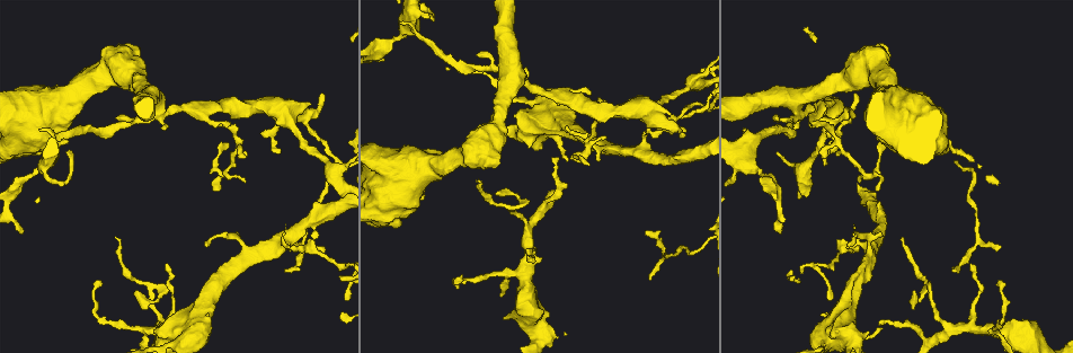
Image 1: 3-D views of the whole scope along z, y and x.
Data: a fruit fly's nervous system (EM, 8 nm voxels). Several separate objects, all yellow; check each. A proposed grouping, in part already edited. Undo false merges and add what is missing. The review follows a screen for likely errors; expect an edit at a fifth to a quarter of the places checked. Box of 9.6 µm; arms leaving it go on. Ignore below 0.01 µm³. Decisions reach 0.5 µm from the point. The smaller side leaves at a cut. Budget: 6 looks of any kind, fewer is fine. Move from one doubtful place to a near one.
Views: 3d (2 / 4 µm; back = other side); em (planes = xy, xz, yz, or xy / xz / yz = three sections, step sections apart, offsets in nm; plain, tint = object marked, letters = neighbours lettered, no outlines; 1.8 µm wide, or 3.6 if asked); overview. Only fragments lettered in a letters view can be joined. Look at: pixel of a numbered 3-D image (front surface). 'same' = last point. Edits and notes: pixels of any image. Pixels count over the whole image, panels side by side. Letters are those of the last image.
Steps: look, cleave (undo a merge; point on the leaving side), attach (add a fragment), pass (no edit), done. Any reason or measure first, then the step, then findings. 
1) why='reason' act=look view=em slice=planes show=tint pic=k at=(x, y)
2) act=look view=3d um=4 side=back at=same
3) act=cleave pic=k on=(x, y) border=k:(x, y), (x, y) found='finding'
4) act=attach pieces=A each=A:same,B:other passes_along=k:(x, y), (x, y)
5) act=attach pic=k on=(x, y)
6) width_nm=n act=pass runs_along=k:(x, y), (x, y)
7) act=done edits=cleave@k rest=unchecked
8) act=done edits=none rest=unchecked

why='a fork' act=look view=em um=3.6 slice=xz step=8 show=tint pic=1 at=(692, 81)

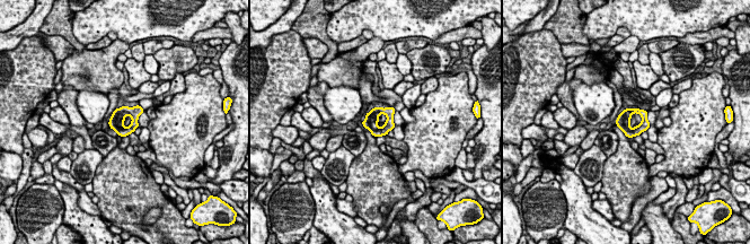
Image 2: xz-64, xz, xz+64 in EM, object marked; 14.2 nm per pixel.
act=look view=em um=3.6 slice=planes show=letters at=same

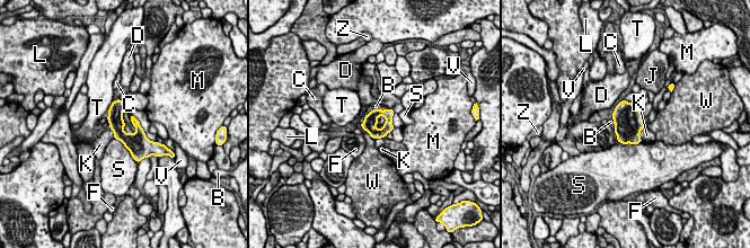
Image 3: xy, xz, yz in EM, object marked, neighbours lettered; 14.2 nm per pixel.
width_nm=220 act=pass each=B:other,C:other,D:other,F:other,J:other,K:other,L:other,M:other,S:other,T:other,V:other,W:other,Z:other border=3:(360, 124), (373, 139) found='continuous, no second neuron'

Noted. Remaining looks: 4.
why='tapers out' act=look view=em slice=yz step=8 show=tint pic=1 at=(243, 182)

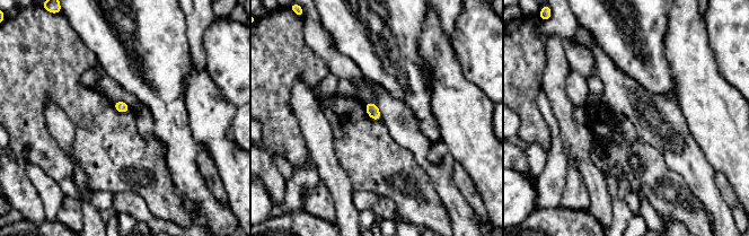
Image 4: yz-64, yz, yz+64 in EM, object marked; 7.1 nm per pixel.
why='another direction' act=look view=em slice=planes show=letters at=same

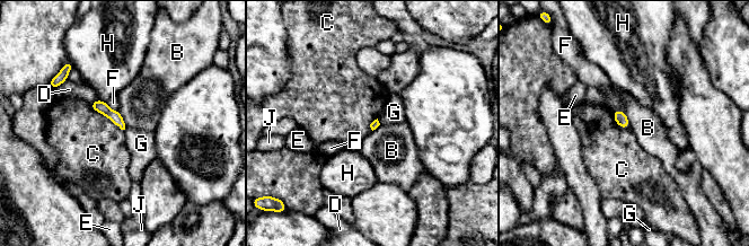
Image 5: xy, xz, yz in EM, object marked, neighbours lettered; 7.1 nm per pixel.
longest_contact=C:320nm act=pass each=B:other,C:other,D:other,E:other,F:other,G:other,H:other,J:other runs_along=5:(94, 105), (100, 106), (122, 125) found='none of them fits'

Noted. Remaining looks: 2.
act=done edits=none rest=unchecked

